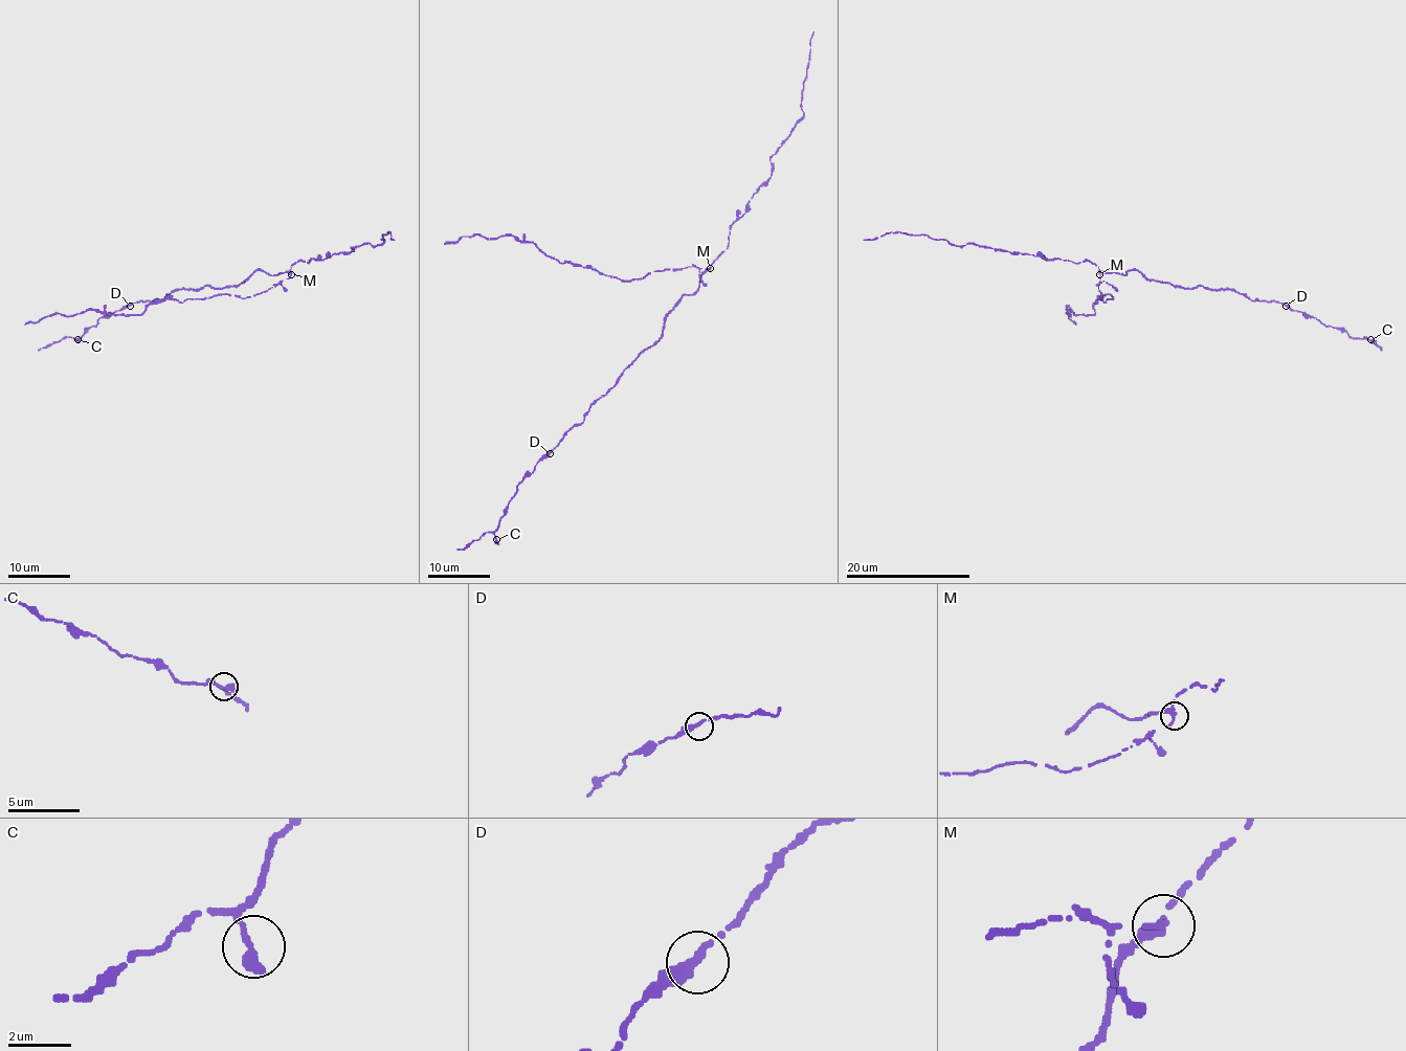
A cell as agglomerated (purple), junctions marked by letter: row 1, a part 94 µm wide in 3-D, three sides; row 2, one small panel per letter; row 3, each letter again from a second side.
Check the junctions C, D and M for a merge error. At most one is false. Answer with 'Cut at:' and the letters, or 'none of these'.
Cut at: M

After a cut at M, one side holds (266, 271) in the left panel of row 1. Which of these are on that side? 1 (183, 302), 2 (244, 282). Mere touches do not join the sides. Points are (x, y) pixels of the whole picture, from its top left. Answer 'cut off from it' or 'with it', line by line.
1: cut off from it
2: with it

